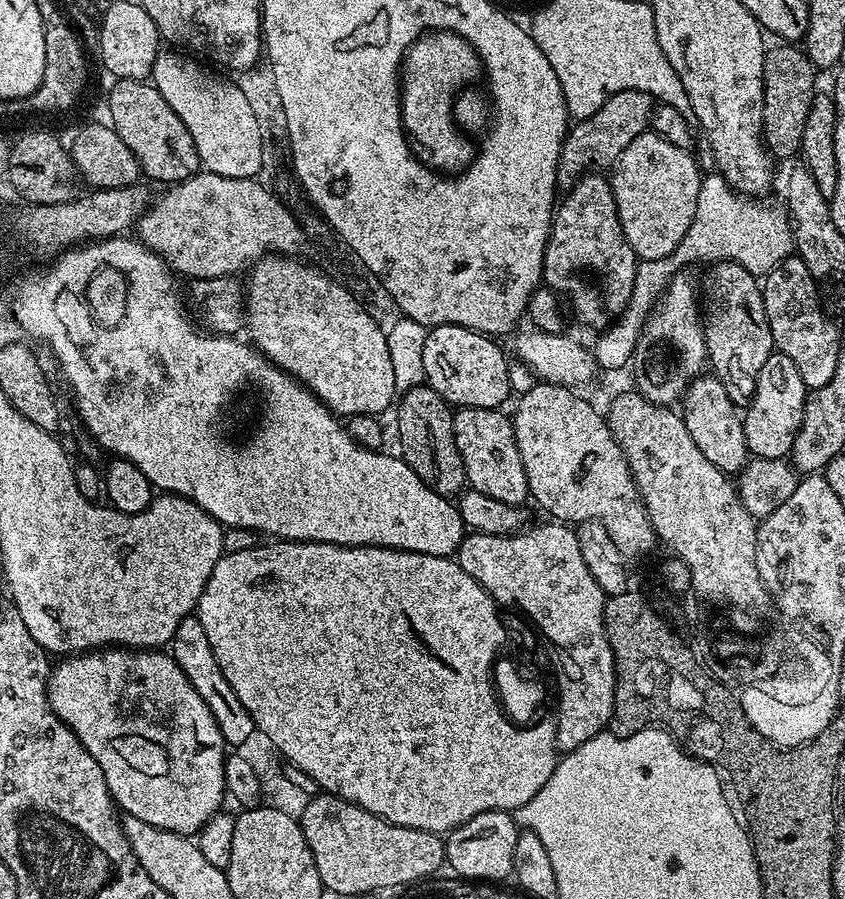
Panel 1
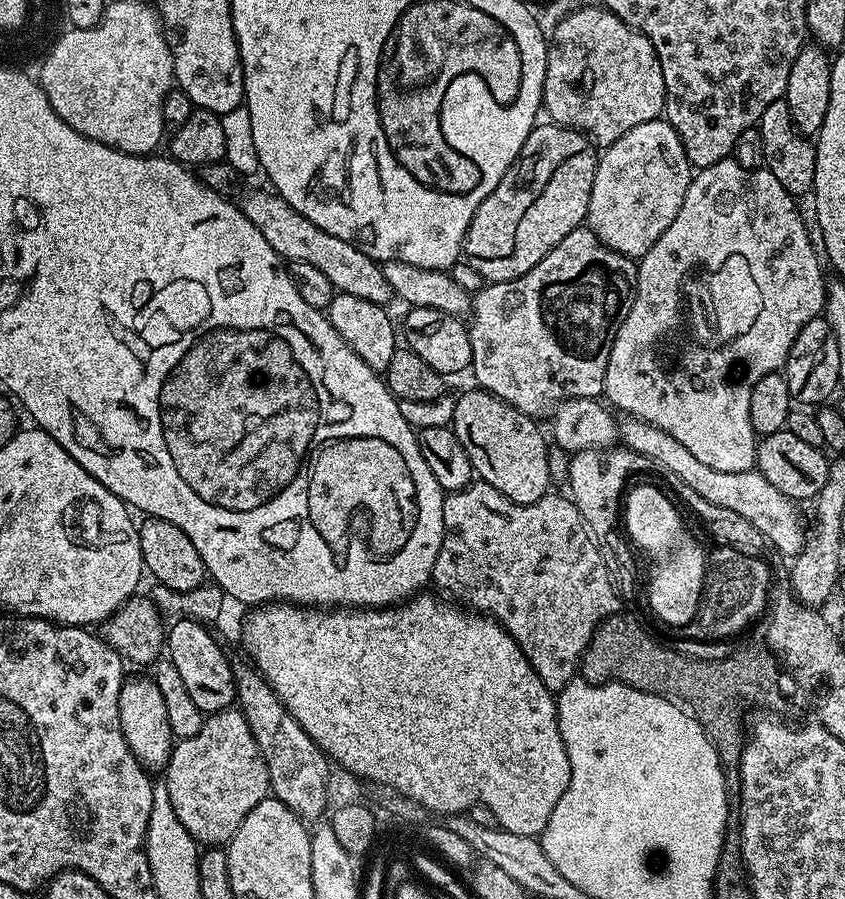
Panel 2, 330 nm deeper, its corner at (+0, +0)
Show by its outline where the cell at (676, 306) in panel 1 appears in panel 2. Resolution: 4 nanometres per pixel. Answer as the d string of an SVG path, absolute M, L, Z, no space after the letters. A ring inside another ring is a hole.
M729 158L714 162L714 166L699 169L686 190L686 198L682 202L682 210L678 210L678 218L674 218L674 222L666 226L666 234L662 234L662 238L658 238L658 242L650 246L648 253L639 257L636 270L636 297L632 299L630 314L626 314L614 338L610 362L606 362L603 395L608 396L607 403L613 409L621 408L621 413L637 416L639 420L658 426L658 430L666 430L666 434L670 434L670 438L678 438L678 442L682 442L682 446L686 446L686 450L690 450L694 458L698 458L705 466L723 470L726 474L742 474L755 469L758 437L750 426L750 394L756 383L766 378L766 374L780 372L783 369L790 354L790 346L794 338L798 338L798 330L802 330L806 322L817 319L824 310L824 299L828 293L826 275L824 276L823 270L820 269L821 257L818 255L817 245L816 248L812 245L812 236L808 233L808 228L804 225L804 216L796 204L799 204L797 197L791 196L782 186L782 182L778 182L778 178L774 178L774 174L770 174L765 167L746 170L738 166L736 160ZM716 298L724 310L732 306L732 330L722 326L716 312L718 306L714 304Z

